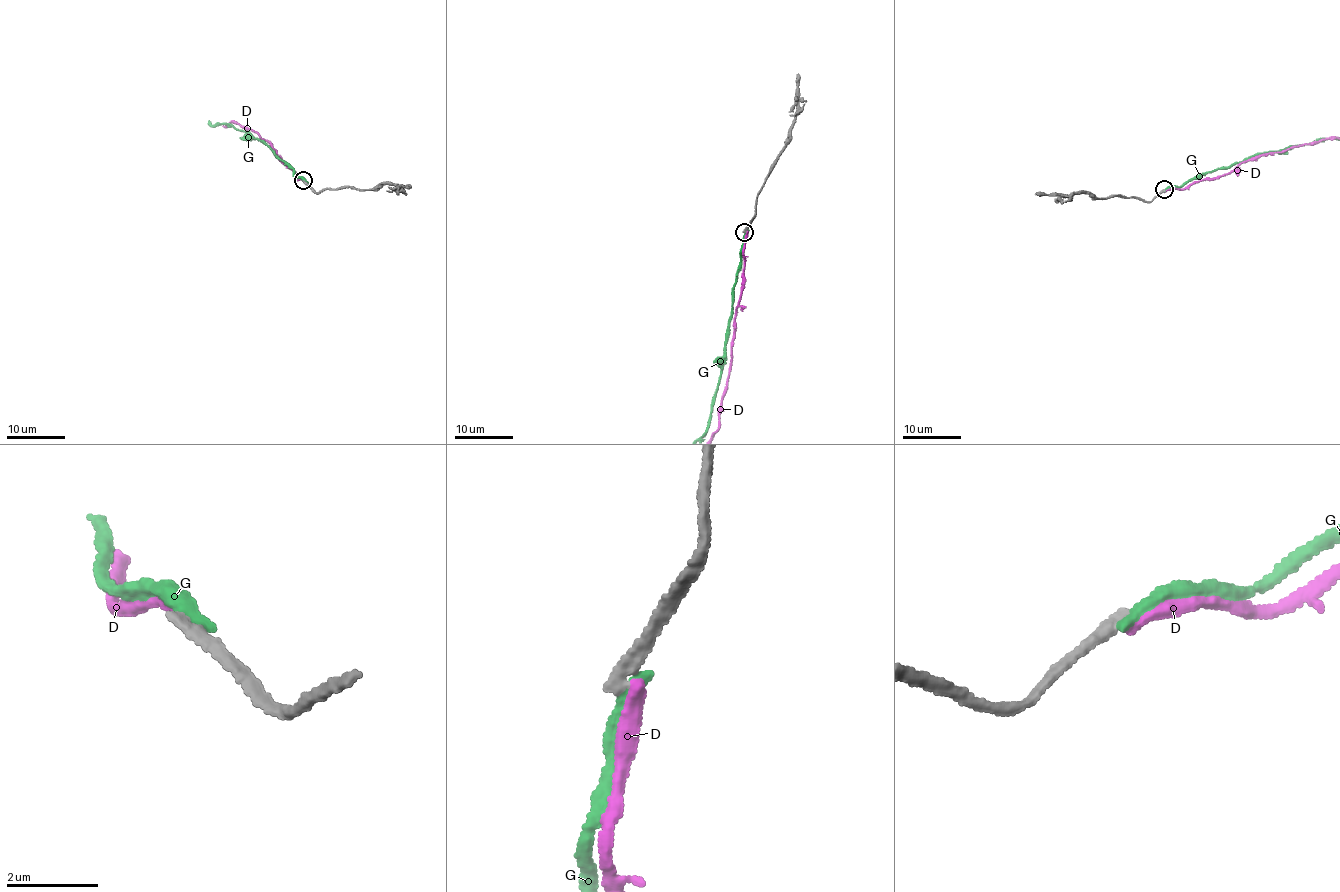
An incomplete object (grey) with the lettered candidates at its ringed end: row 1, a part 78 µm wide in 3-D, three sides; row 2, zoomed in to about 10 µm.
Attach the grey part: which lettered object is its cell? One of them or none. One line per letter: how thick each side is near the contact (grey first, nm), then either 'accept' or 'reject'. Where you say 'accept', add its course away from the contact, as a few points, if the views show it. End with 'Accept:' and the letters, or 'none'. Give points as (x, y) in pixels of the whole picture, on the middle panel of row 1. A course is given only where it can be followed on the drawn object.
D: calibres 320 and 240 nm; reject
G: calibres 320 and 360 nm; reject
Accept: none

